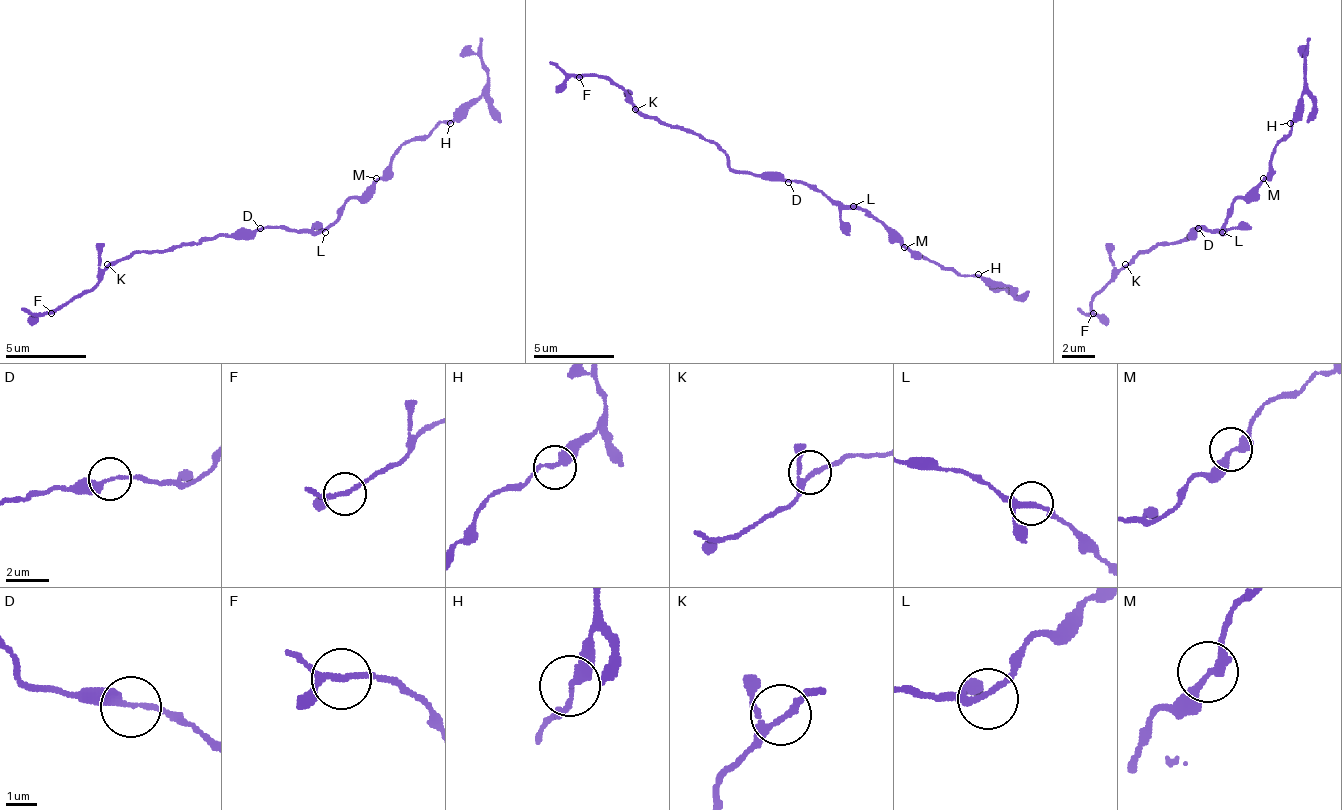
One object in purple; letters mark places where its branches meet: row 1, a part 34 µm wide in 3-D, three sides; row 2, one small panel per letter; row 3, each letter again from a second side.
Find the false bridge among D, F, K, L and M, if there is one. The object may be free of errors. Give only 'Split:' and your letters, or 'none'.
Split: none

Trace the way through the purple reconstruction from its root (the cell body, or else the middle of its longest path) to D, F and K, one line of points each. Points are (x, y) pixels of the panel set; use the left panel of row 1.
D: (289, 228), (260, 228)
F: (289, 228), (204, 236), (168, 252), (131, 252), (115, 260), (87, 292), (51, 313)
K: (289, 228), (204, 236), (196, 244), (176, 244), (168, 252), (131, 252), (123, 260), (107, 264)

